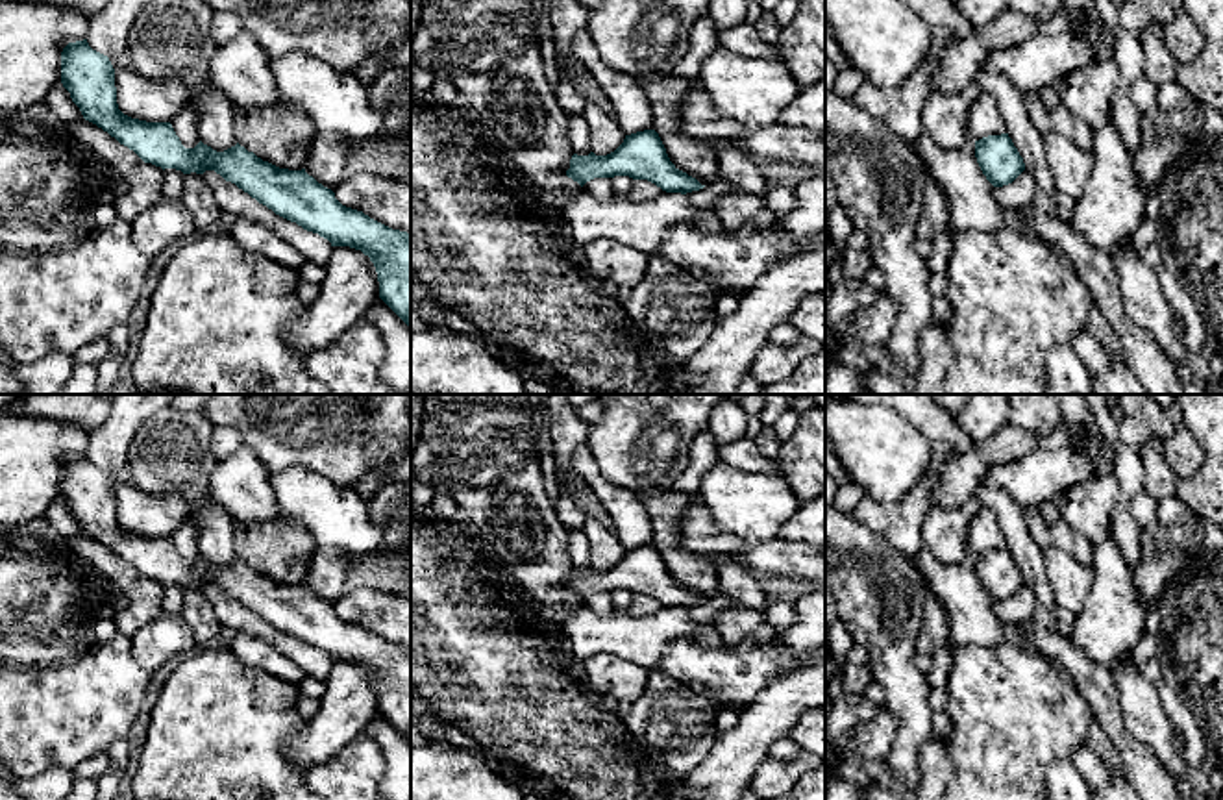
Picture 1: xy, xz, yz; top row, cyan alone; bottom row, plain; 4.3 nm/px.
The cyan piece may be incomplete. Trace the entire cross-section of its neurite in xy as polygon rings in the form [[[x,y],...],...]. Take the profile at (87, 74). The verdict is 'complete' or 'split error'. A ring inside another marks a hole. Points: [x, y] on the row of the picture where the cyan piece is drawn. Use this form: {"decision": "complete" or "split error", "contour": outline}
{"decision": "complete", "contour": [[[87,39],[63,48],[61,83],[85,120],[133,150],[144,163],[183,174],[215,170],[276,215],[327,239],[331,246],[361,250],[376,267],[379,298],[411,328],[411,233],[342,206],[305,169],[279,169],[239,143],[224,152],[202,141],[185,148],[170,122],[124,115],[117,104],[115,69]]]}

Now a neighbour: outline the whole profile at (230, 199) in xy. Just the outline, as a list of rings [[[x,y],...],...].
[[[205,170],[202,176],[209,183],[213,196],[222,211],[265,226],[279,239],[294,246],[307,261],[315,261],[318,265],[326,265],[329,261],[331,243],[327,239],[276,215],[272,209],[259,204],[235,183],[226,181],[215,170]]]

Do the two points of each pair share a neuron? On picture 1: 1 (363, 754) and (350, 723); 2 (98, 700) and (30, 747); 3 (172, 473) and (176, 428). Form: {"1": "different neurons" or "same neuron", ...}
{"1": "different neurons", "2": "same neuron", "3": "same neuron"}

